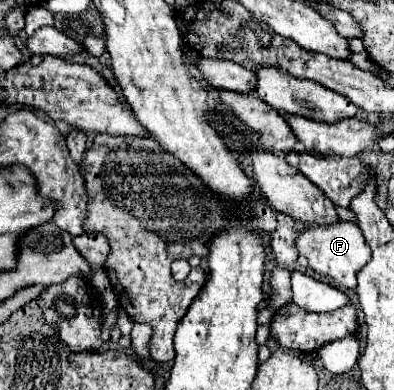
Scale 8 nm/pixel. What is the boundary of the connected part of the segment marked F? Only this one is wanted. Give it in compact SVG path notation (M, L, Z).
M334 221L330 225L310 225L306 231L298 235L298 253L308 259L308 265L322 273L328 275L336 281L340 287L356 287L356 275L358 271L370 261L370 247L366 245L366 239L362 237L362 231L356 223L352 221Z

